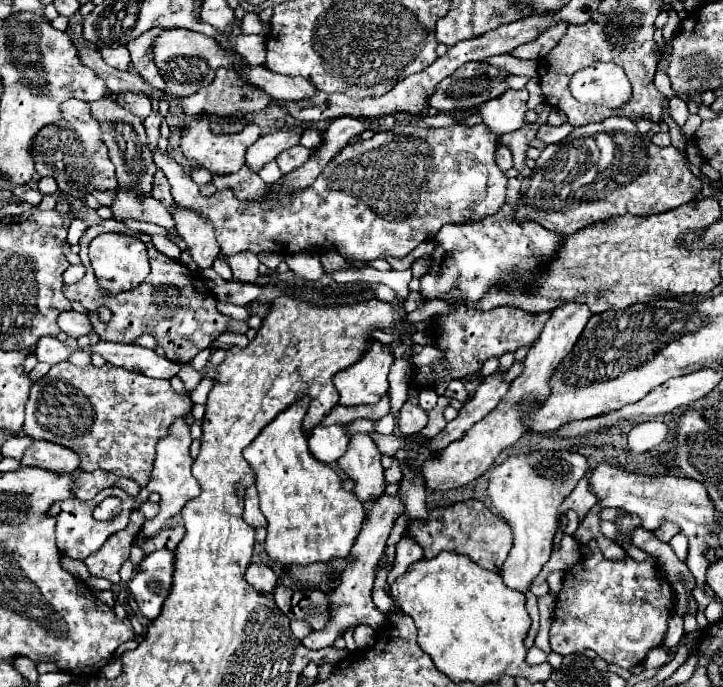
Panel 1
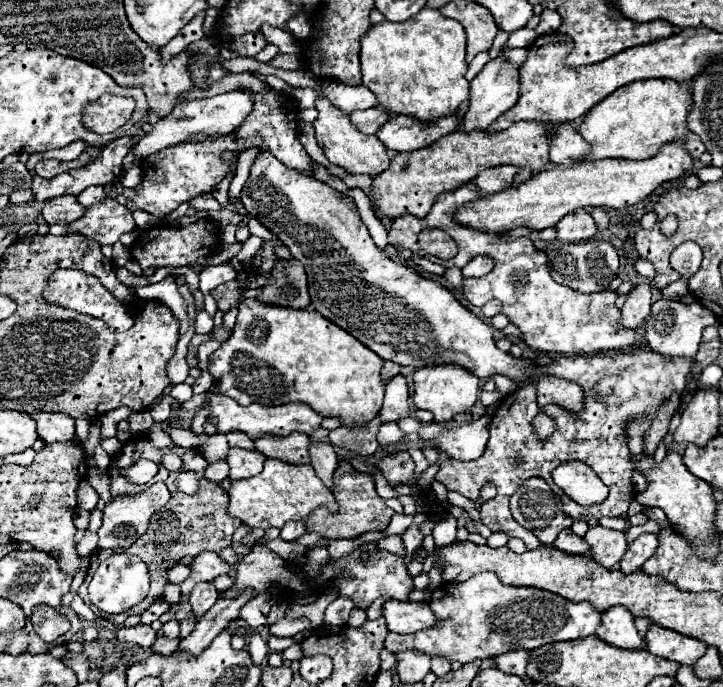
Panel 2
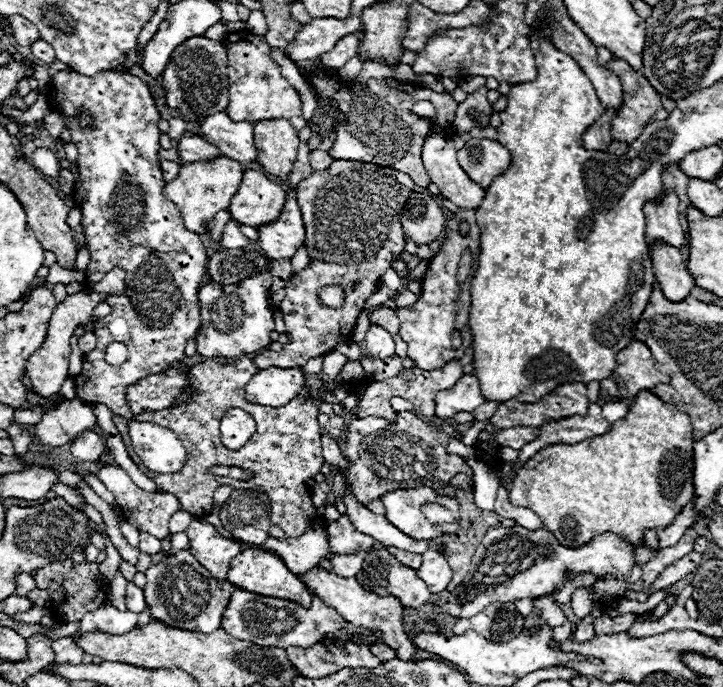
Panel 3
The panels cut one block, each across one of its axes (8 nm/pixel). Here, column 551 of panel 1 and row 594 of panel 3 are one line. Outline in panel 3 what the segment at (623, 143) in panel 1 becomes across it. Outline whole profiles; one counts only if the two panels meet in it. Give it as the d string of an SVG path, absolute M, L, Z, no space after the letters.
M182 550L176 556L168 556L166 564L160 562L150 566L144 574L148 580L144 586L144 598L150 606L152 618L182 630L214 632L220 628L220 620L234 586L230 582L218 582L212 578L210 572L200 562L196 562L188 550Z

